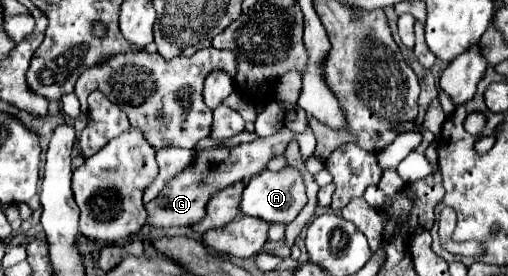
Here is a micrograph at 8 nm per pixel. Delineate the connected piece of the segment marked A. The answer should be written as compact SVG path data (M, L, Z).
M285 166L279 172L263 170L261 174L257 174L257 176L253 176L249 180L247 188L243 190L241 214L265 218L267 222L283 222L283 224L289 224L289 222L295 220L295 216L299 214L299 210L305 204L307 204L307 194L305 194L303 174L297 168L293 168L293 166Z

